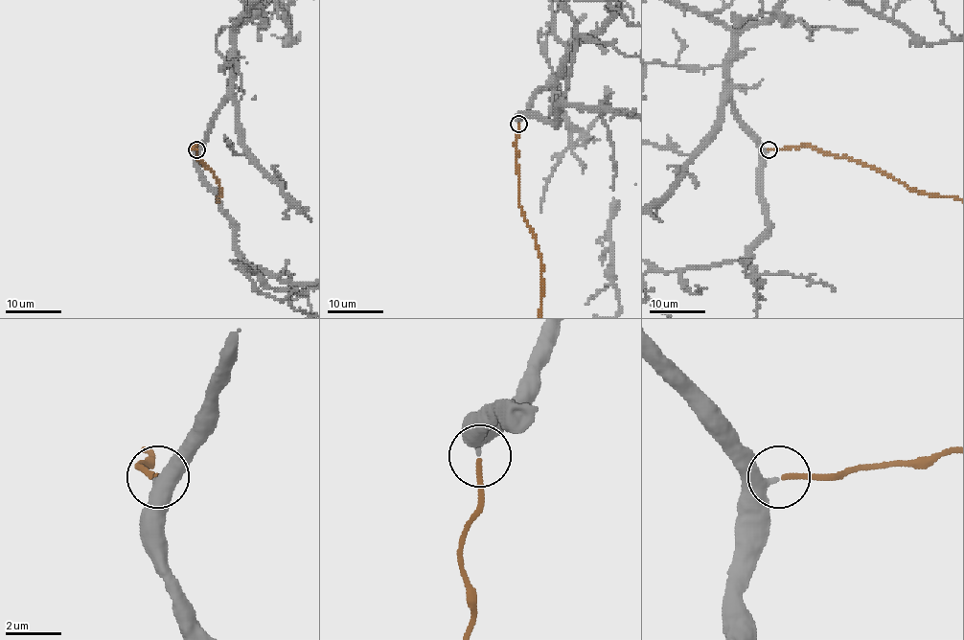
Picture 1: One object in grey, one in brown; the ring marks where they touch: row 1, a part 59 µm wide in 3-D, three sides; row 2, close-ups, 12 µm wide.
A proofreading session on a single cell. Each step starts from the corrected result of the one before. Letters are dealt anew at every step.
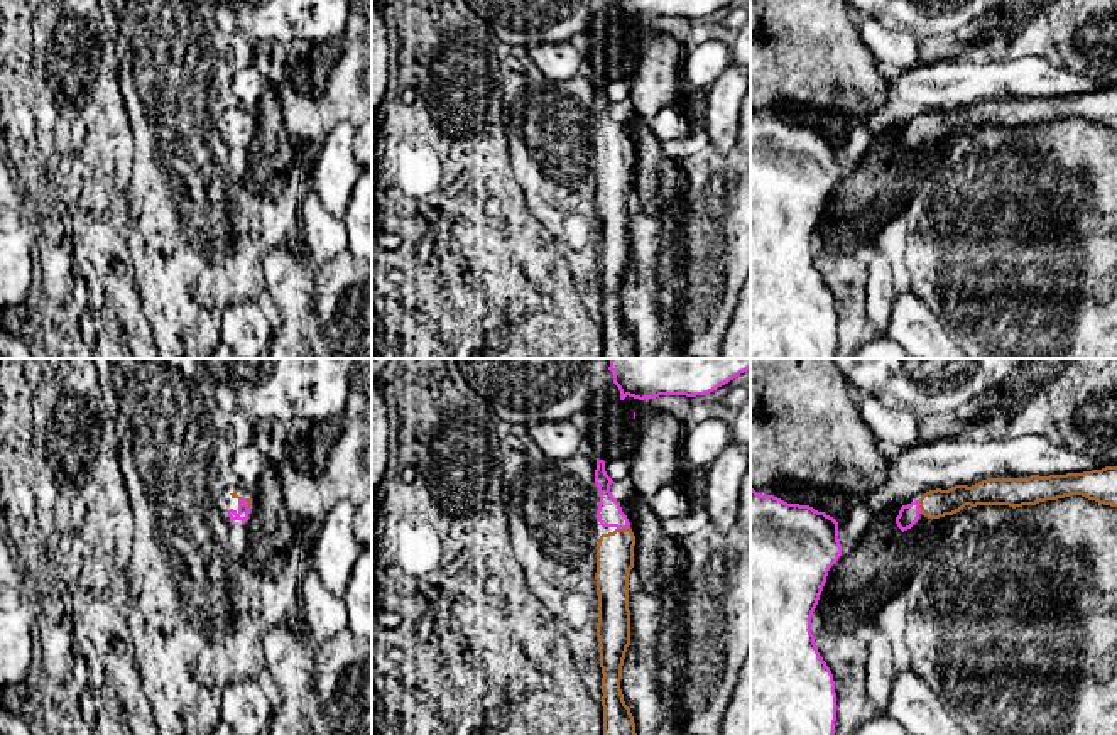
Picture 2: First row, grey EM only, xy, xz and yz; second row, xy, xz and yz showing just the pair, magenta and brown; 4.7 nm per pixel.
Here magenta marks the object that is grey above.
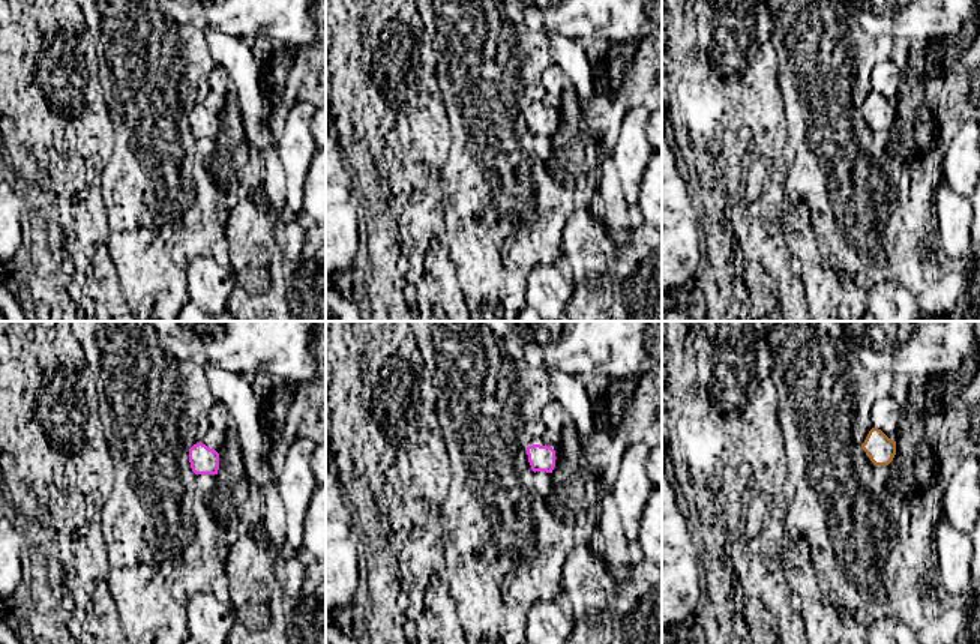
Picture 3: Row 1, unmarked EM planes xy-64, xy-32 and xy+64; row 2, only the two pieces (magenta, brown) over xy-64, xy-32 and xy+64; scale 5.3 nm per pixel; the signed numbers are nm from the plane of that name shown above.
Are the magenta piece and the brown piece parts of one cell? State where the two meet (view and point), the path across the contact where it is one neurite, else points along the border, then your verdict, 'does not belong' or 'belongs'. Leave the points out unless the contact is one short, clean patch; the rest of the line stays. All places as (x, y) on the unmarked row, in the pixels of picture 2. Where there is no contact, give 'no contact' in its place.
xz (622, 149) | across xz (609, 134), (622, 149), (622, 161), (615, 171) | belongs

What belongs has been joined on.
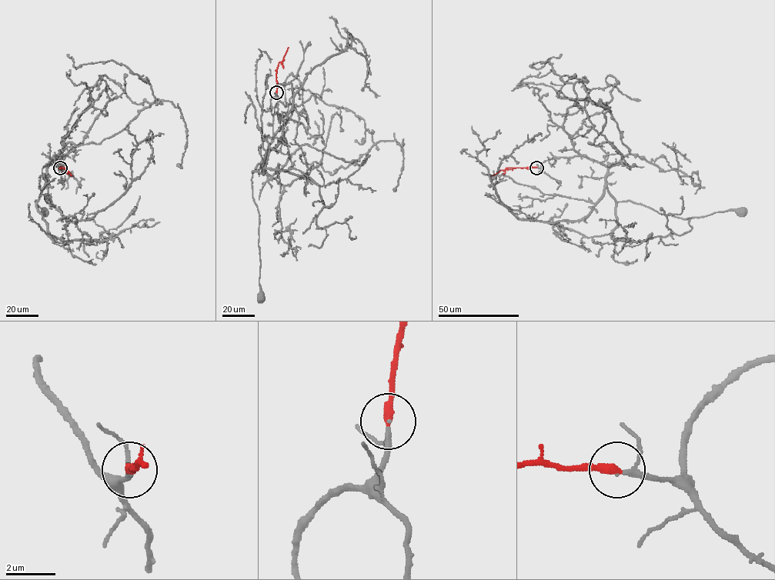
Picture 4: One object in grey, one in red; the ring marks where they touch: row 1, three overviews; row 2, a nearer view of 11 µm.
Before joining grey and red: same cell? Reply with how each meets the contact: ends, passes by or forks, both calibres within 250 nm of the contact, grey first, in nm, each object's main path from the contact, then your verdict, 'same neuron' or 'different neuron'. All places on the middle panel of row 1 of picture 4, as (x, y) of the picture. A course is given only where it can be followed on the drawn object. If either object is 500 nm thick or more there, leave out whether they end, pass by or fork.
grey passes by; red ends; calibres 140 and 340 nm; course grey (276, 92), (270, 101), (273, 140), (263, 163), (257, 166), (252, 178), (252, 198), (259, 214), (260, 298); course red (276, 92), (276, 69), (288, 47); same neuron

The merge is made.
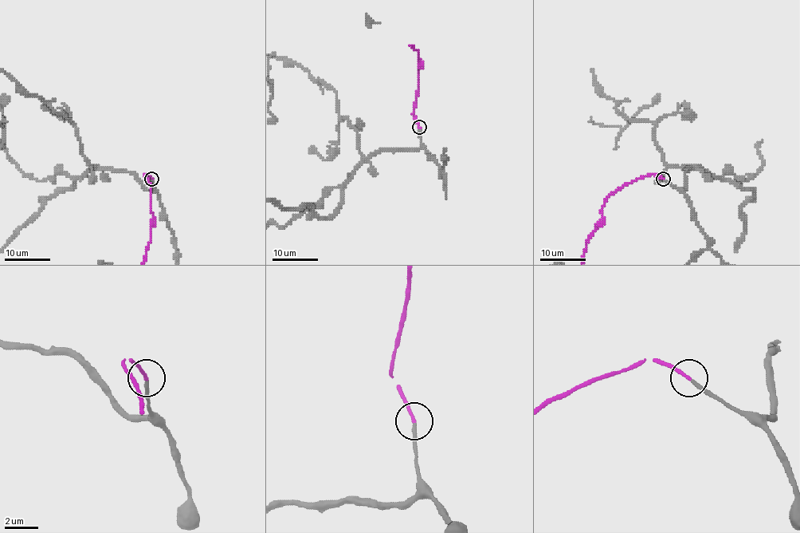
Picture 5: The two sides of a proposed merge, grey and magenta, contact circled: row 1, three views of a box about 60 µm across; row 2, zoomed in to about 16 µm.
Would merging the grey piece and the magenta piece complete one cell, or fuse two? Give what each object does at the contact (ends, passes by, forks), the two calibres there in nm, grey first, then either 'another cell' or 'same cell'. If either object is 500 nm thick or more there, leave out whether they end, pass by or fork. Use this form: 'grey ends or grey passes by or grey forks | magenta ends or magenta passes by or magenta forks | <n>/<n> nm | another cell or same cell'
grey ends | magenta ends | 200/190 nm | same cell

